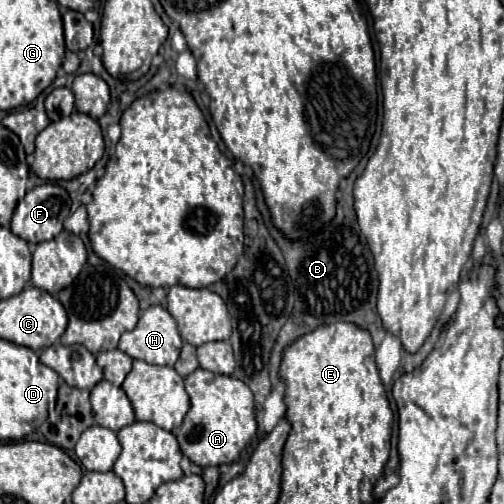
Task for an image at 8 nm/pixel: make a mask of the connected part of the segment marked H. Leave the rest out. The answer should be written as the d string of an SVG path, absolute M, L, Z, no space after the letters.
M153 305L143 311L135 329L125 331L119 341L119 349L133 359L143 359L153 365L173 367L179 359L183 339L177 331L177 323L171 313Z

